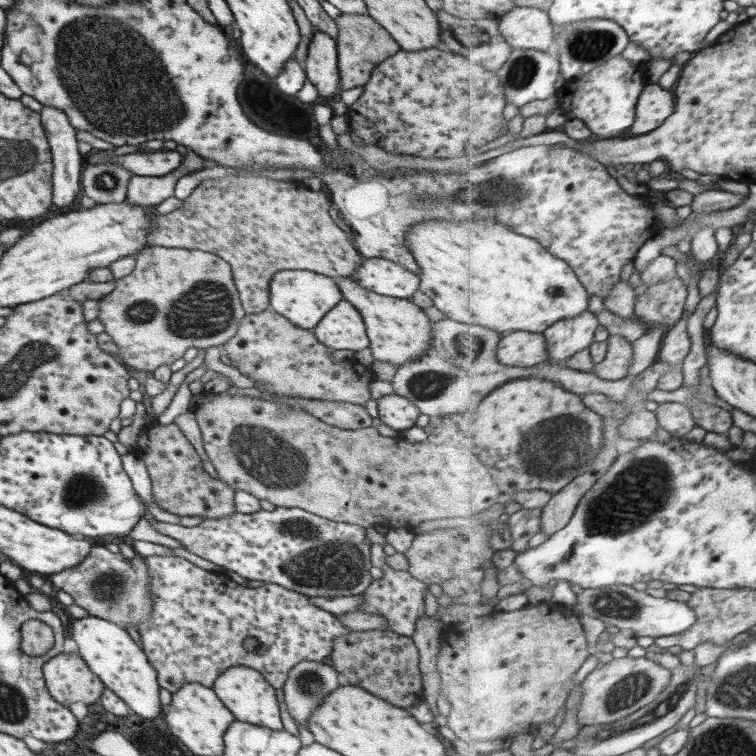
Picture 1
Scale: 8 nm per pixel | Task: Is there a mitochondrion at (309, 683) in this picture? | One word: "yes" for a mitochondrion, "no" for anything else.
yes

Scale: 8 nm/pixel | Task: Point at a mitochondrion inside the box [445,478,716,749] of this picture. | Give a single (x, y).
(611, 604)

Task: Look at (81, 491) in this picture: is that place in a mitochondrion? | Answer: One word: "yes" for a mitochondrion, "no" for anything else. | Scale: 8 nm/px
yes

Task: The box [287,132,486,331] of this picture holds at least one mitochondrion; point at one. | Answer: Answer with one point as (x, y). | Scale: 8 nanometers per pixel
(413, 197)

